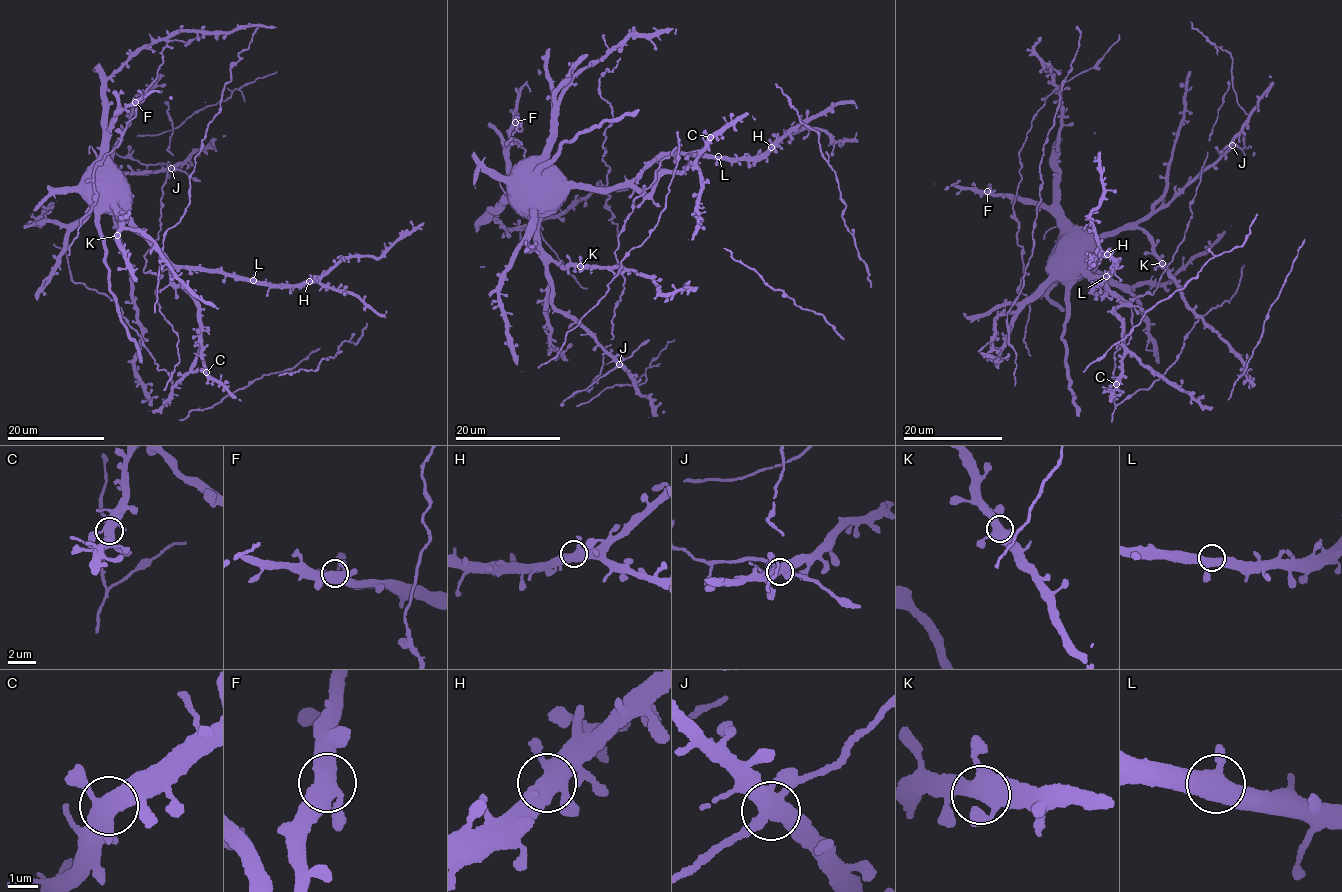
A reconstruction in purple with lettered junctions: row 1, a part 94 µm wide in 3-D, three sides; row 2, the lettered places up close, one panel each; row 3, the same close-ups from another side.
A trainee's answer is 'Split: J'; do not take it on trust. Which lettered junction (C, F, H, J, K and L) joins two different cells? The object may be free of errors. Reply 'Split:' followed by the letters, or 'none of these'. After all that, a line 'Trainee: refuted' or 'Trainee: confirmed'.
Split: J
Trainee: confirmed

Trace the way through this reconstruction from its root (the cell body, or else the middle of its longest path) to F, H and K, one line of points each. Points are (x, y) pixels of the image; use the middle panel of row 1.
F: (534, 169), (521, 191), (511, 182), (508, 143), (510, 127), (515, 122)
H: (534, 169), (552, 170), (579, 187), (603, 188), (632, 180), (668, 155), (680, 153), (754, 161), (771, 147)
K: (534, 169), (538, 177), (536, 218), (541, 247), (562, 265), (574, 262), (580, 266)

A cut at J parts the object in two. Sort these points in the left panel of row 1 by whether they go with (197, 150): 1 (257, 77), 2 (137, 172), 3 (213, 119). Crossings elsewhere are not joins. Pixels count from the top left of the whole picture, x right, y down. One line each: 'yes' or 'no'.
1: no
2: yes
3: yes

